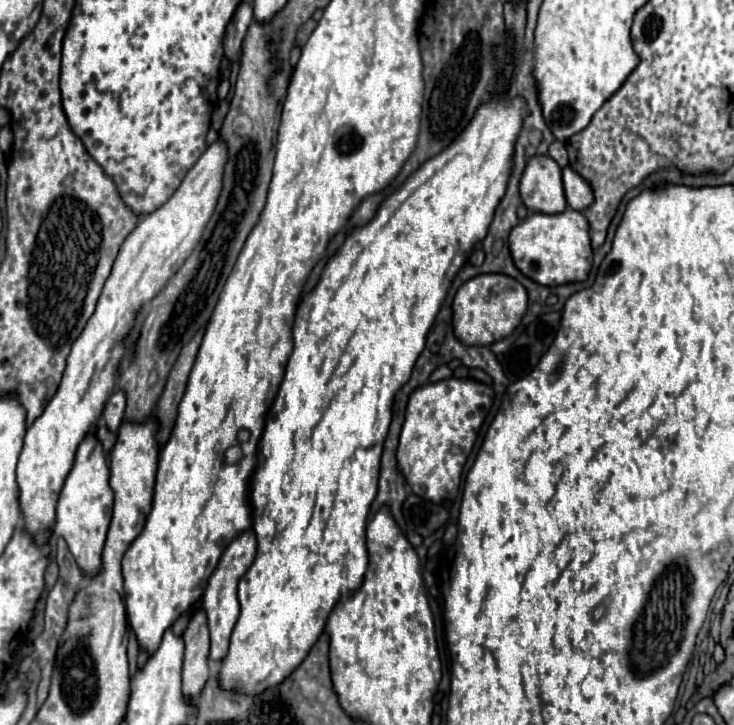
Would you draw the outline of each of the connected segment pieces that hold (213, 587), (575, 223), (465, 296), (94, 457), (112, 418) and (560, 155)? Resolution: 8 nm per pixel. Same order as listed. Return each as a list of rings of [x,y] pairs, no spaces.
[[[253,528],[241,532],[237,538],[231,540],[231,544],[225,548],[225,552],[221,554],[221,560],[217,564],[217,568],[213,570],[205,594],[203,594],[203,608],[207,612],[207,620],[209,620],[209,630],[211,630],[211,650],[209,650],[209,660],[221,662],[227,656],[227,648],[229,648],[229,636],[231,630],[239,618],[239,600],[237,600],[237,584],[239,578],[247,572],[247,568],[251,566],[253,558],[257,552],[257,540],[255,540],[255,532]]]
[[[565,210],[561,214],[529,214],[509,234],[509,250],[515,266],[533,282],[541,286],[561,286],[583,282],[593,264],[593,250],[589,240],[589,222],[579,210]]]
[[[479,274],[465,282],[453,300],[455,336],[467,346],[489,346],[509,336],[521,322],[527,310],[525,288],[505,274]]]
[[[89,434],[75,456],[75,464],[63,484],[57,502],[55,534],[63,536],[77,566],[85,576],[95,576],[101,572],[101,552],[105,546],[105,536],[113,514],[113,490],[109,486],[109,468],[105,464],[101,442]]]
[[[117,390],[109,402],[105,404],[105,410],[103,410],[103,420],[107,424],[107,428],[111,432],[117,432],[121,422],[123,422],[123,416],[125,416],[125,394],[121,394],[121,390]]]
[[[555,140],[555,142],[549,146],[549,156],[551,156],[551,158],[553,158],[561,168],[565,168],[565,166],[569,164],[565,144],[563,144],[563,142],[559,142],[559,140]]]

